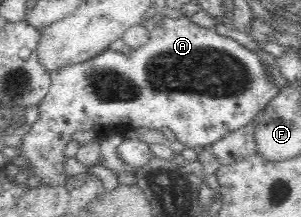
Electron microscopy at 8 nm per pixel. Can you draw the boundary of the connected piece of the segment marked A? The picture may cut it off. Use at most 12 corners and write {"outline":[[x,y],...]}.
{"outline":[[188,16],[62,66],[19,155],[65,185],[75,132],[170,128],[197,150],[279,88]]}

